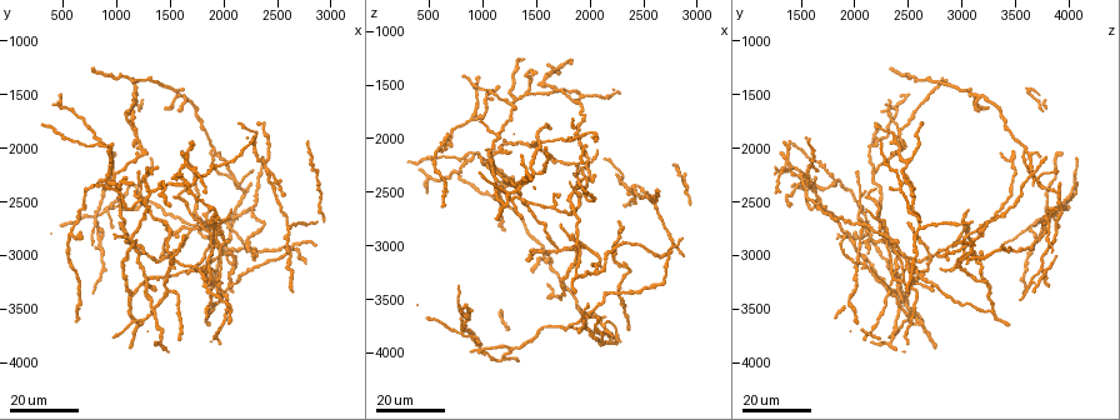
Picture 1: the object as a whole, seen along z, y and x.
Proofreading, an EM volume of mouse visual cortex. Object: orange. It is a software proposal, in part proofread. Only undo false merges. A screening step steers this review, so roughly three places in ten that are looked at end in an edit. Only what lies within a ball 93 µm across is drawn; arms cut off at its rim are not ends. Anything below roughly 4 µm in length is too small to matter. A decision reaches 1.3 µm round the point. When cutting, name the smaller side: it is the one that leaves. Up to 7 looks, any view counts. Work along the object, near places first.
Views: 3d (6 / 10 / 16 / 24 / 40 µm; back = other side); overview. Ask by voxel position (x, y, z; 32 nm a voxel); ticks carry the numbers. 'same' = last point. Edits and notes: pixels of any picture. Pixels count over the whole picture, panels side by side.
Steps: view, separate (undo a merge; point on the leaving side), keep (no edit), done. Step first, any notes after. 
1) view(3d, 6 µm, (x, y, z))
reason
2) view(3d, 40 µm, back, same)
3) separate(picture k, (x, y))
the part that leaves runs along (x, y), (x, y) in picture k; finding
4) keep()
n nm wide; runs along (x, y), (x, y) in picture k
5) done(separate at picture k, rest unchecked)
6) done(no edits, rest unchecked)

view(3d, 24 µm, (1540, 3020, 2040))
two arms in line, one across

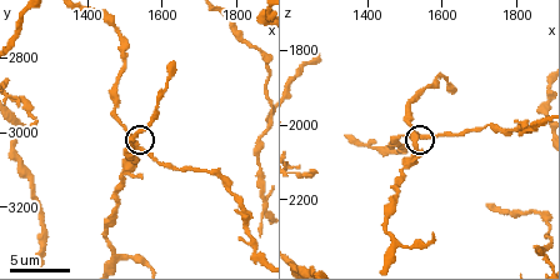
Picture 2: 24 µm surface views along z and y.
view(3d, 10 µm, (1540, 3050, 2030))

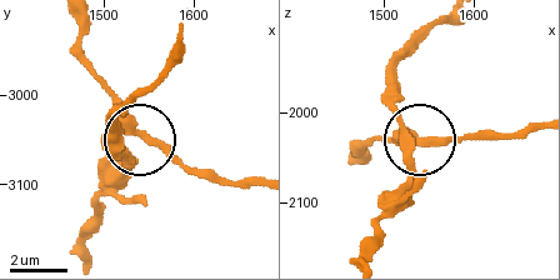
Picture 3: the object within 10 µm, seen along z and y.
keep()
runs along (363, 254), (410, 175), (418, 140), (358, 140) in picture 3; all the same neuron

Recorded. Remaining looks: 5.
view(3d, 16 µm, (1120, 2860, 1960))
a fork

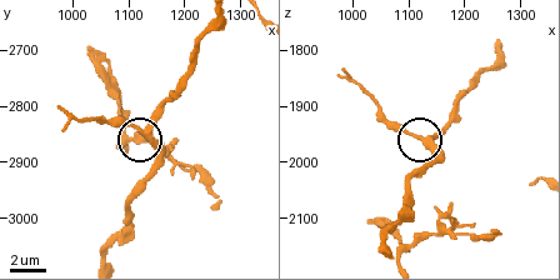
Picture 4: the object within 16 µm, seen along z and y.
view(3d, 10 µm, (1120, 2840, 1955))

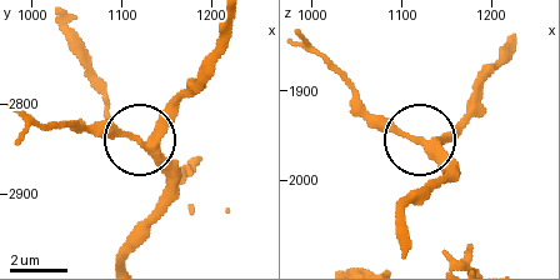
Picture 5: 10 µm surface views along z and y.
keep()
250 nm wide; runs along (229, 23), (208, 66), (150, 130), (108, 138), (81, 130) in picture 5; continuous, no second neuron

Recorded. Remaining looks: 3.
view(3d, 24 µm, (2620, 2760, 2600))
small branch off a trunk

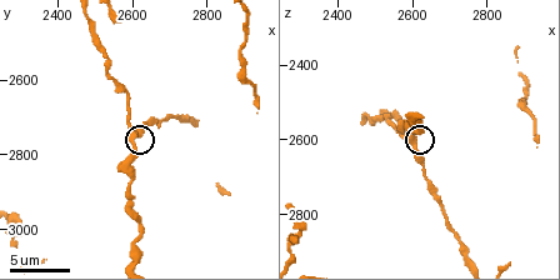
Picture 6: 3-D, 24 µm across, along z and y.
view(3d, 6 µm, (2600, 2740, 2590))
closer look

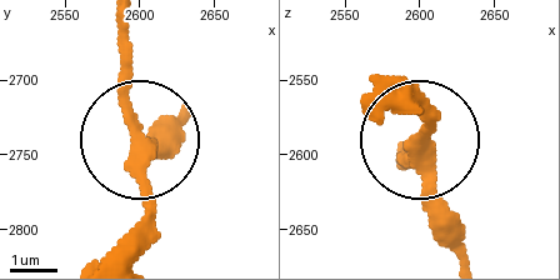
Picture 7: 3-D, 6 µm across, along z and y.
keep()
side arm 22 µm; continuous, no second neuron

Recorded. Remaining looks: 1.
done(no edits, rest unchecked)

